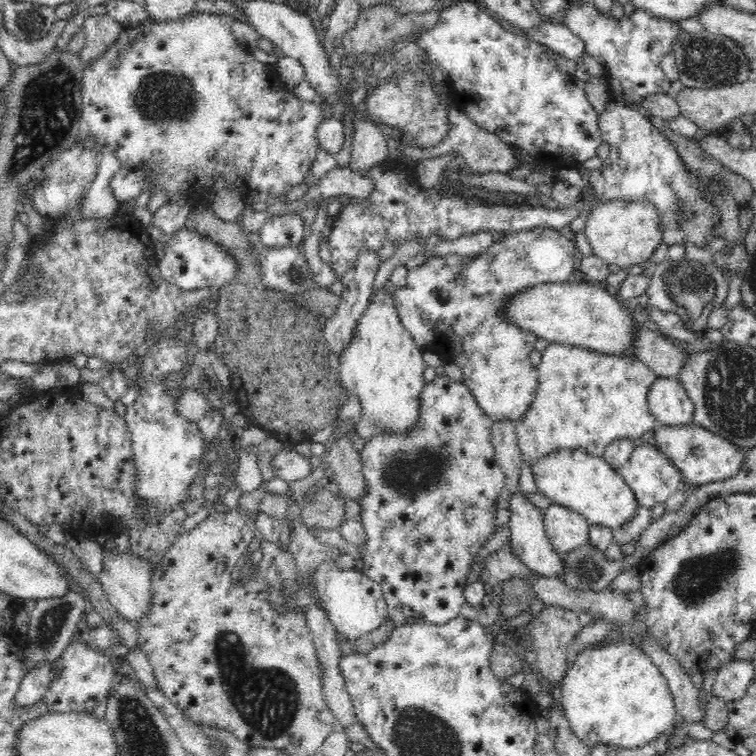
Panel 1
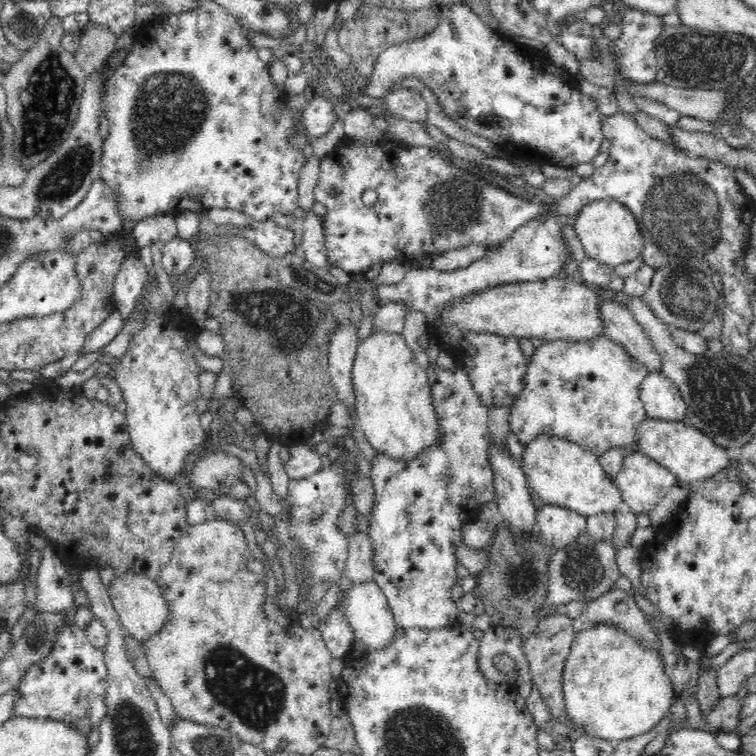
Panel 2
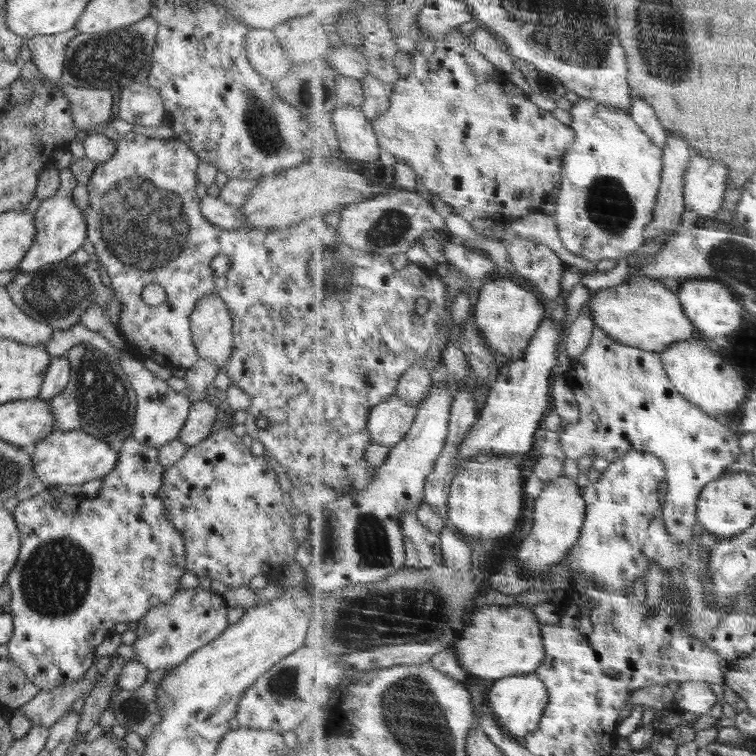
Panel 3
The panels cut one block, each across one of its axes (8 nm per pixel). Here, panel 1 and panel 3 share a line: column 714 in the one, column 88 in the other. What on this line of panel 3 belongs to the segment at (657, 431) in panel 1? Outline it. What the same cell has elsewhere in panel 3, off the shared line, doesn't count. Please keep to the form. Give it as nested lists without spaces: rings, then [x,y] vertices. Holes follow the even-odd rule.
[[[83,430],[54,431],[47,434],[35,444],[31,452],[31,461],[37,480],[52,487],[62,487],[67,484],[81,484],[101,479],[108,474],[118,460],[118,448],[110,446],[107,442],[94,438]]]

